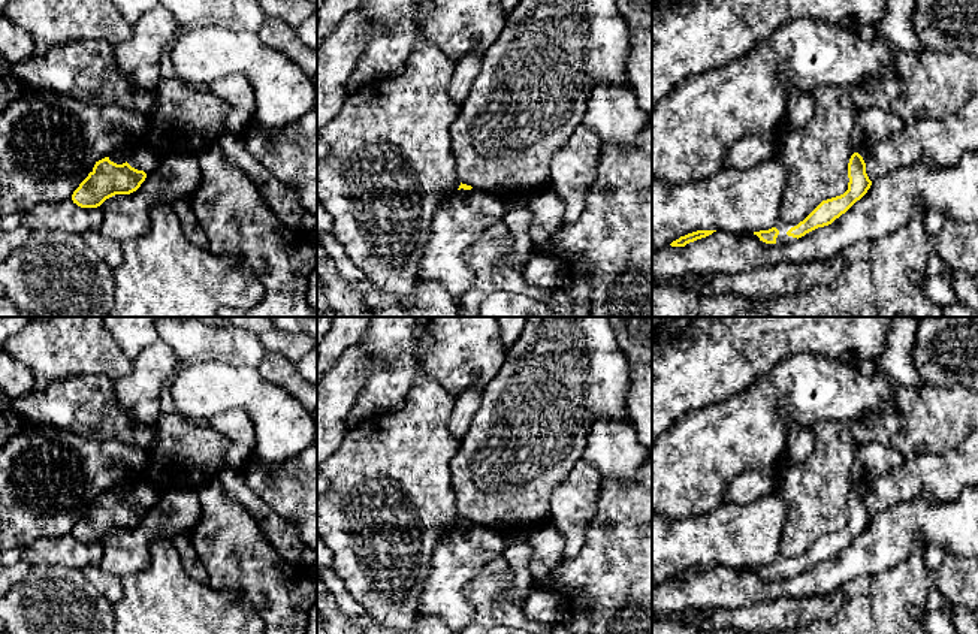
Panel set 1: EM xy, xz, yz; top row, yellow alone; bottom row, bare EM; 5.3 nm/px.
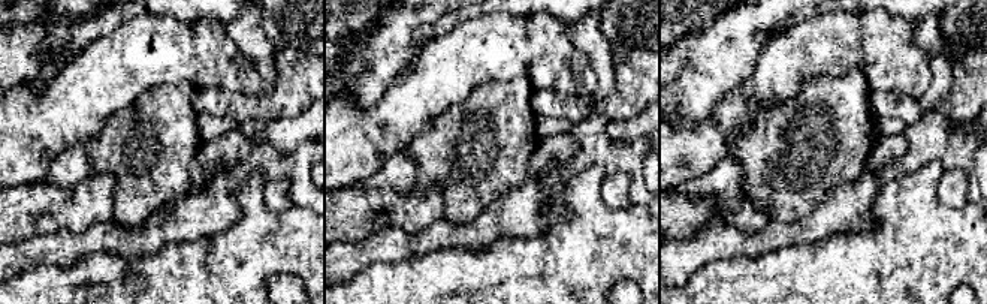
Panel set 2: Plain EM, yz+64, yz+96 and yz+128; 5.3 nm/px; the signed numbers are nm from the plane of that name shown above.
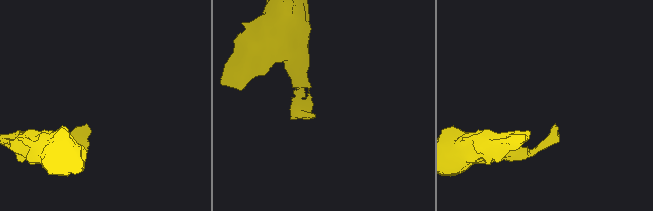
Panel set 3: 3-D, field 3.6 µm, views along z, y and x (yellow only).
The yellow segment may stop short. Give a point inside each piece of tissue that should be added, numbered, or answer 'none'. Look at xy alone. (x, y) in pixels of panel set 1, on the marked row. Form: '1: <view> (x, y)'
1: xy (144, 156)

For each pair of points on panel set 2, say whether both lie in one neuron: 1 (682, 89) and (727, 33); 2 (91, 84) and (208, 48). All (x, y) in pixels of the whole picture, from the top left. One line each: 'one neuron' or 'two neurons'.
1: one neuron
2: one neuron

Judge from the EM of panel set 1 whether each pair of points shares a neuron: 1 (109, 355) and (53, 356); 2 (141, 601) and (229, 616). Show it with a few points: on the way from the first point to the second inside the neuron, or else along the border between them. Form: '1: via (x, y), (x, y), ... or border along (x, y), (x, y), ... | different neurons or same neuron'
1: via (96, 355), (66, 355) | same neuron
2: via (163, 613), (166, 616), (207, 616) | same neuron

